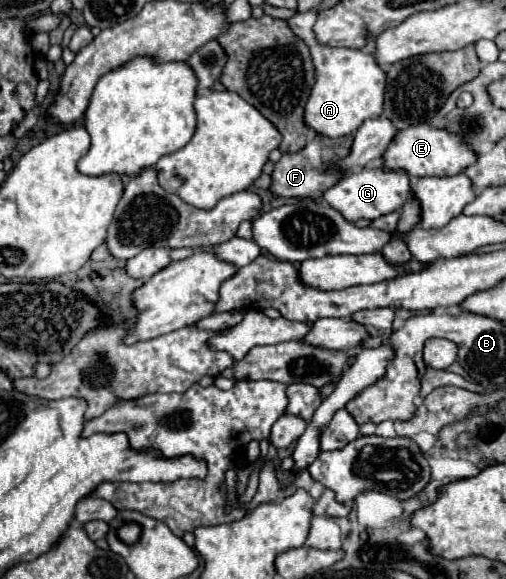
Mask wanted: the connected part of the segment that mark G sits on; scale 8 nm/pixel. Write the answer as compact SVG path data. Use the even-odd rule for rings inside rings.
M374 168L374 170L358 170L352 174L346 174L336 186L324 192L324 200L334 210L340 210L340 214L348 222L356 222L360 218L376 220L384 214L398 210L406 202L408 194L410 194L410 176L404 174L404 170Z

